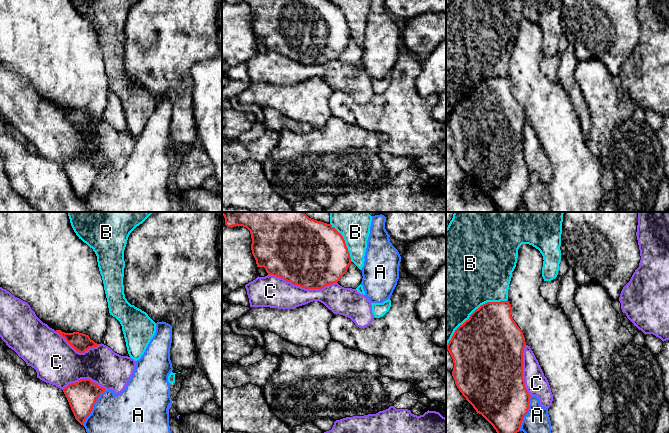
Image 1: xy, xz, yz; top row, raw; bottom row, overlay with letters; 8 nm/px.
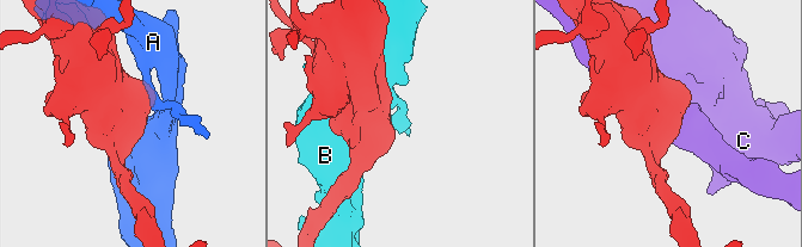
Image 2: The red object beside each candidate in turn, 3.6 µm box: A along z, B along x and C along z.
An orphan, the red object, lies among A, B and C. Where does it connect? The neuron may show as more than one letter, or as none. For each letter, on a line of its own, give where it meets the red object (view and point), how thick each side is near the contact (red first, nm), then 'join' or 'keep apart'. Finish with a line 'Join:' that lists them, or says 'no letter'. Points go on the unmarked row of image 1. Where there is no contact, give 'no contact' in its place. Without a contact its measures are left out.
A: contact xy (92, 183); calibres 240 and 480 nm; keep apart
B: contact yz (472, 89); calibres 480 and 500 nm; keep apart
C: contact xz (302, 63); calibres 500 and 260 nm; keep apart
Join: no letter

